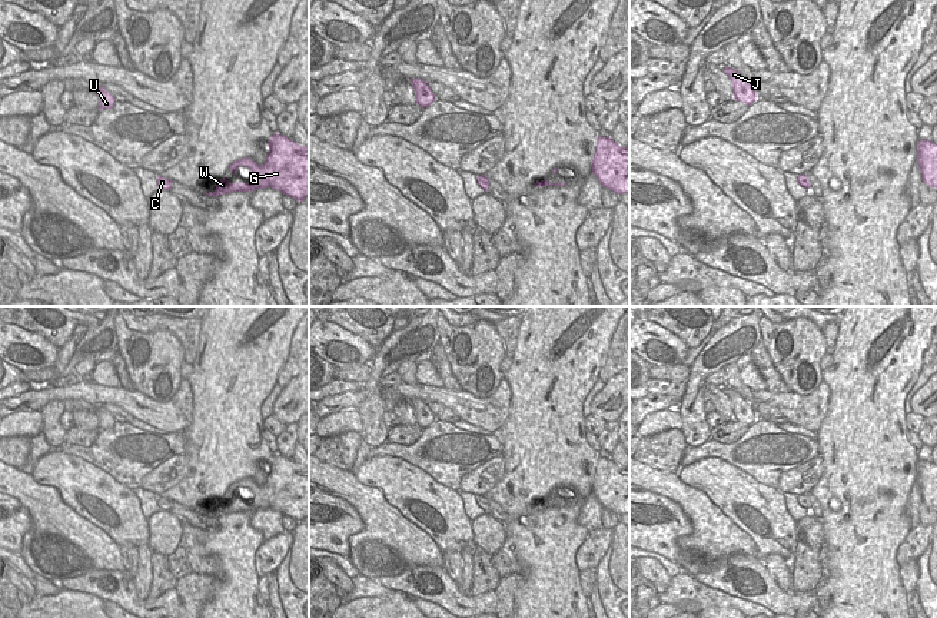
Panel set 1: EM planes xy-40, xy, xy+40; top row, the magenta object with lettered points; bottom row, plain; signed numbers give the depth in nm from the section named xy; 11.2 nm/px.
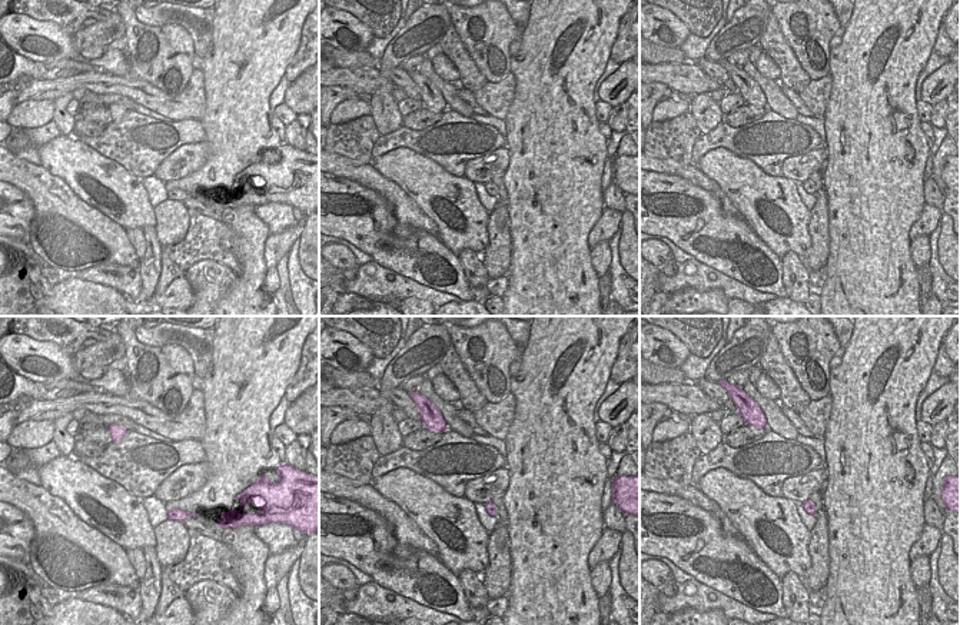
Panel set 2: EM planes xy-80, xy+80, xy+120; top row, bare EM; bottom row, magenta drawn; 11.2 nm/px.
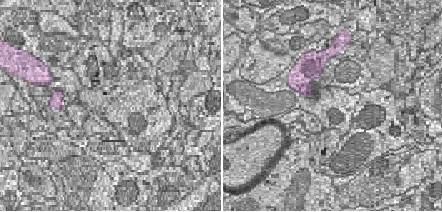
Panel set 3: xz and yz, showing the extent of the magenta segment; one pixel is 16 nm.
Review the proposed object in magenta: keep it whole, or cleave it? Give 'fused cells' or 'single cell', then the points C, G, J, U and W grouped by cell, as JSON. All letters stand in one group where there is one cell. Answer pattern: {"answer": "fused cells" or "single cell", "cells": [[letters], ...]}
{"answer": "single cell", "cells": [["C", "G", "J", "U", "W"]]}

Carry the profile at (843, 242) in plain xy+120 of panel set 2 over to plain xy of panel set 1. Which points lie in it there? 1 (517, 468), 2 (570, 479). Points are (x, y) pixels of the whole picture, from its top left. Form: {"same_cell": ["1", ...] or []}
{"same_cell": ["1", "2"]}

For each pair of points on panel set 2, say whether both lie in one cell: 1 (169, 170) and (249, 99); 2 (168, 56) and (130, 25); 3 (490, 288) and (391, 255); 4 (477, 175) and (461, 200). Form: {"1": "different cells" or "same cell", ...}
{"1": "different cells", "2": "same cell", "3": "same cell", "4": "different cells"}

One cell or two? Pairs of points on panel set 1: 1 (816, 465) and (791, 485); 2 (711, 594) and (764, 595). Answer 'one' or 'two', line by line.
1: one
2: two

